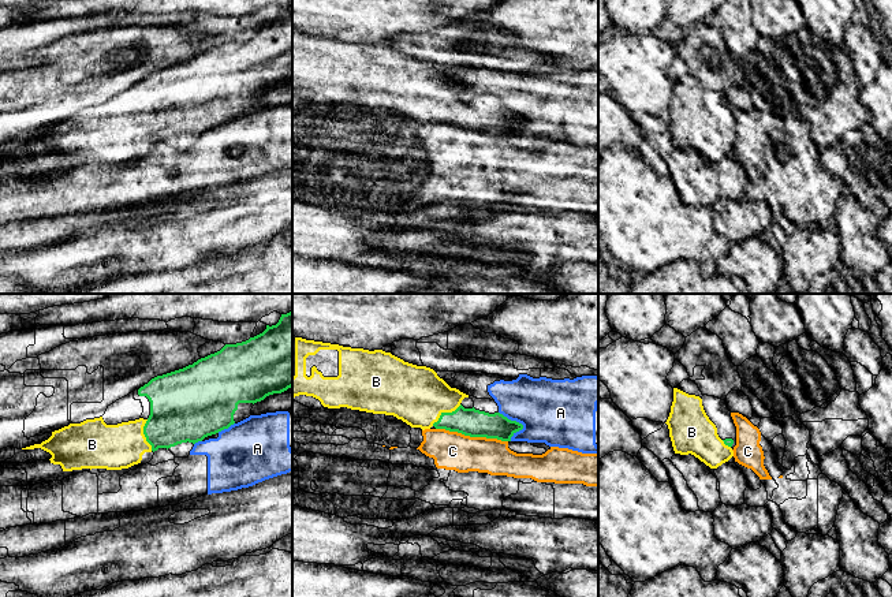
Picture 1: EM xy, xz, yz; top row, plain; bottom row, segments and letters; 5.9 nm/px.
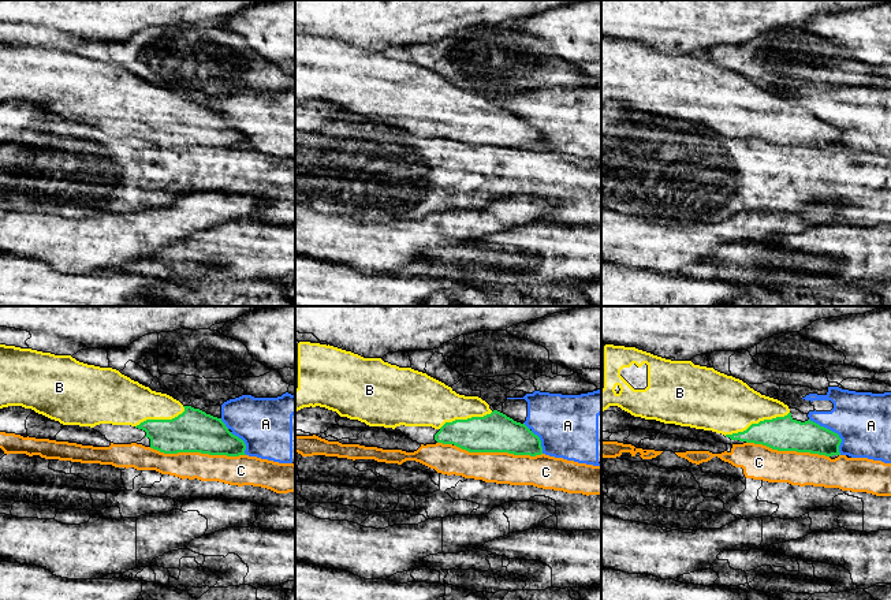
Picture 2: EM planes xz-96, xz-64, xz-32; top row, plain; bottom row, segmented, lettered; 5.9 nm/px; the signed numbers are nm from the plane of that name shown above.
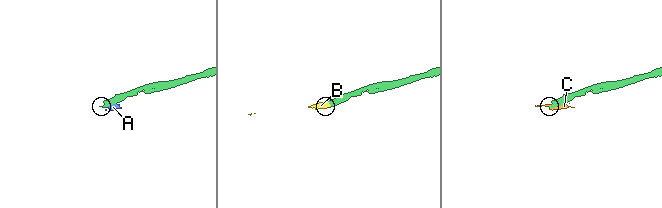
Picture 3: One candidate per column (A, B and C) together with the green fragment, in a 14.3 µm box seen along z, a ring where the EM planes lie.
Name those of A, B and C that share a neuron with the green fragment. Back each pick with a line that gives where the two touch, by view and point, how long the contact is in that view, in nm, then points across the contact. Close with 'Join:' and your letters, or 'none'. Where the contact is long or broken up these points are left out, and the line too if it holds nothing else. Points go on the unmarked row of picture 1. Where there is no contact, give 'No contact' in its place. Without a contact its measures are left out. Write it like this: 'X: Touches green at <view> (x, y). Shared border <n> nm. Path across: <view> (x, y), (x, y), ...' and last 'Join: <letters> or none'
B: Touches green at xz (446, 107). Shared border 220 nm
Join: B

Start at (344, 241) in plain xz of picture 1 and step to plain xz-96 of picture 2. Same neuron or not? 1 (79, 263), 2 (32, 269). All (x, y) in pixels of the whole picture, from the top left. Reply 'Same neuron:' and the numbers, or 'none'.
Same neuron: 1

